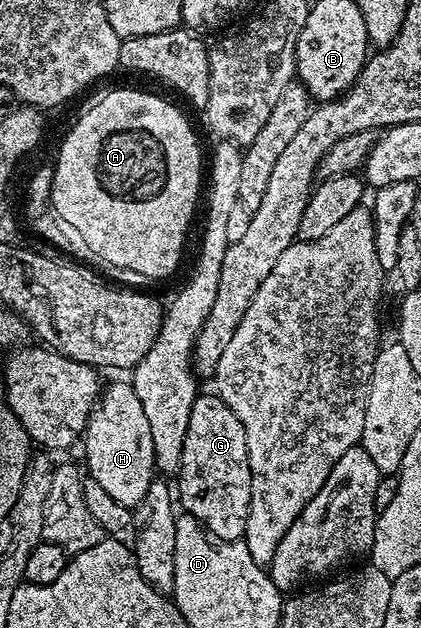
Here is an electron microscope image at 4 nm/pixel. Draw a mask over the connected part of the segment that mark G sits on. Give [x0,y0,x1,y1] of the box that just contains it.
[175,393,253,543]

